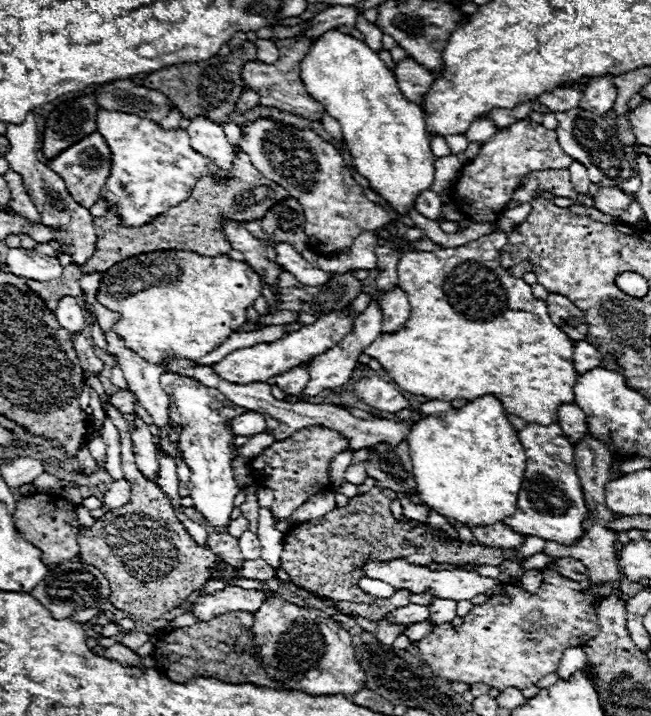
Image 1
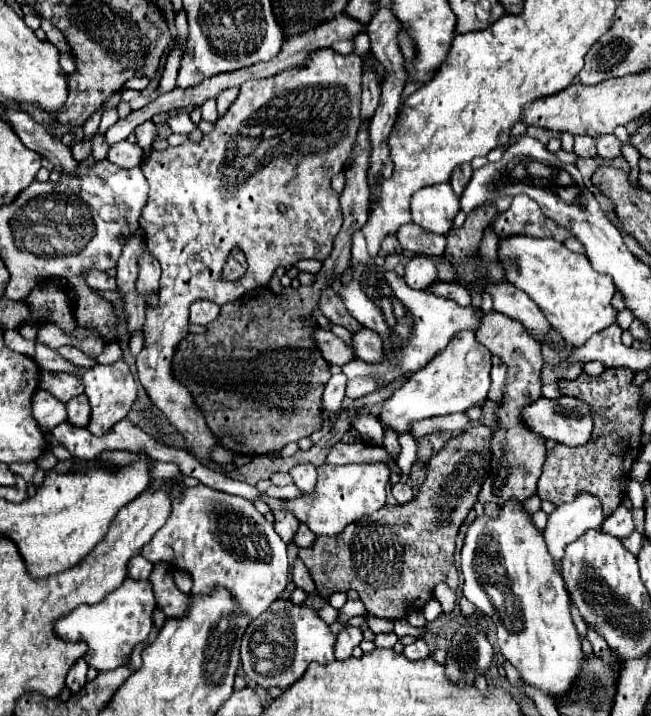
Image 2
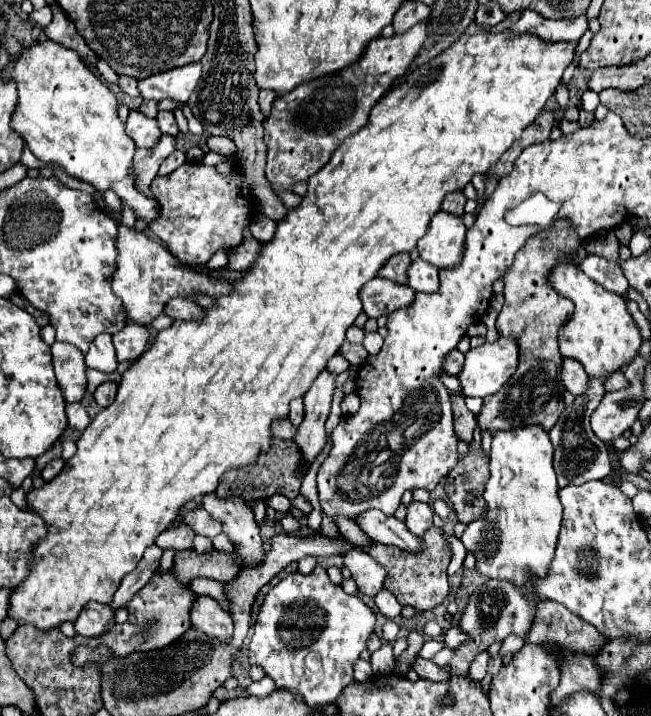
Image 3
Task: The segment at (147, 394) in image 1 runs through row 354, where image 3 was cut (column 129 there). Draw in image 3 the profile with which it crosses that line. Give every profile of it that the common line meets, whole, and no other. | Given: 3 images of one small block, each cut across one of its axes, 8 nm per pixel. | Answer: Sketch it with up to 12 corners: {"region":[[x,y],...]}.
{"region":[[132,110],[126,134],[138,148],[162,136],[156,120]]}

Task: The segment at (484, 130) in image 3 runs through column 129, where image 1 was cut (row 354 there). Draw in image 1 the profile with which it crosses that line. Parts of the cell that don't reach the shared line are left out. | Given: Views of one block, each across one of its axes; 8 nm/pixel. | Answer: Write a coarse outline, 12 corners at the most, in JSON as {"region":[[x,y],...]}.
{"region":[[506,232],[402,250],[412,308],[364,352],[406,392],[558,422],[574,340]]}

